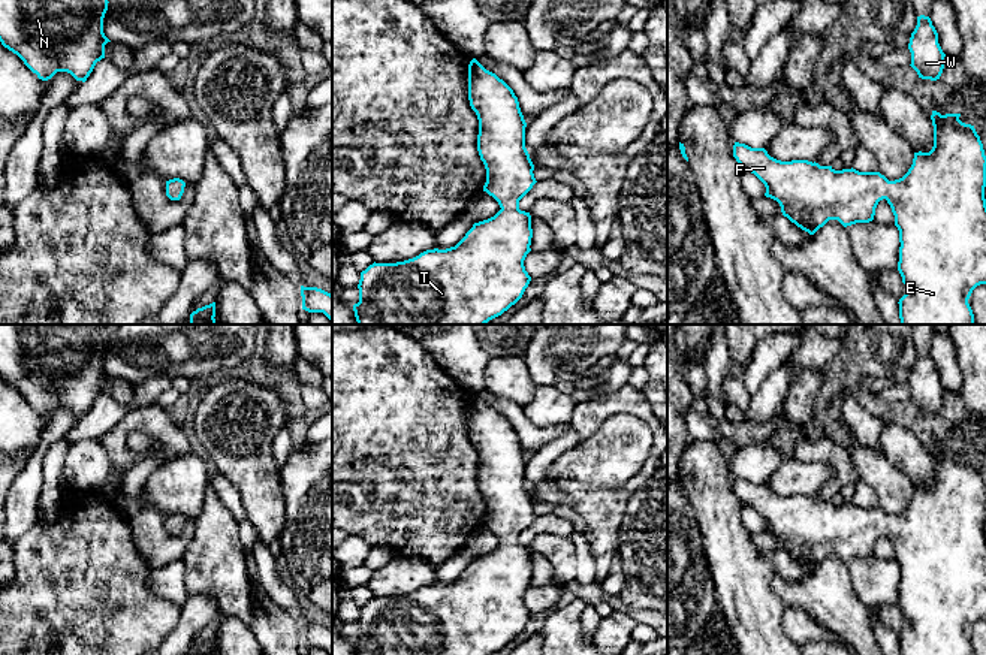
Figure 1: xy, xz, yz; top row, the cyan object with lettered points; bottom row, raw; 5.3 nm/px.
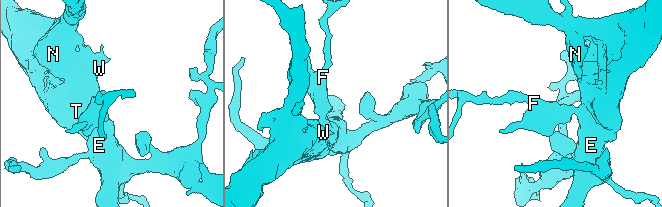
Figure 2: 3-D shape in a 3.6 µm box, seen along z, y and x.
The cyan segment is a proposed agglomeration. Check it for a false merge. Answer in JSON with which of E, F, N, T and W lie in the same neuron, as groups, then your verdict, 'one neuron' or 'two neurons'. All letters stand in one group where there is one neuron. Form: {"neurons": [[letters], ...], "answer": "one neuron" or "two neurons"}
{"neurons": [["E", "F", "N", "T", "W"]], "answer": "one neuron"}

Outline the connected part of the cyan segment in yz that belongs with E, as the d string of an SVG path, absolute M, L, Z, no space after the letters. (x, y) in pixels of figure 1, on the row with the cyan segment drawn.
M932 111L934 147L929 153L914 153L908 172L889 181L880 172L859 172L856 169L835 170L808 160L781 162L765 148L751 148L735 142L733 157L744 172L754 173L766 187L766 197L777 200L781 212L802 230L814 235L829 220L838 220L844 227L874 220L875 208L886 199L899 230L898 271L907 286L899 299L901 325L974 325L974 314L968 304L973 290L986 284L986 156L974 126L959 120L961 114L941 115Z

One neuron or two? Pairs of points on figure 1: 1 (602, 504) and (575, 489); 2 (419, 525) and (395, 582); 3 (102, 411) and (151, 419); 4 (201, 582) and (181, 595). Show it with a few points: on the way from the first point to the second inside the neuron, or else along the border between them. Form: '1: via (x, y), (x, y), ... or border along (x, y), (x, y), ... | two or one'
1: via (596, 504), (581, 494) | one
2: border along (397, 555), (422, 557), (436, 569) | two
3: border along (130, 407), (100, 440) | two
4: border along (181, 560), (186, 591), (190, 595) | two

